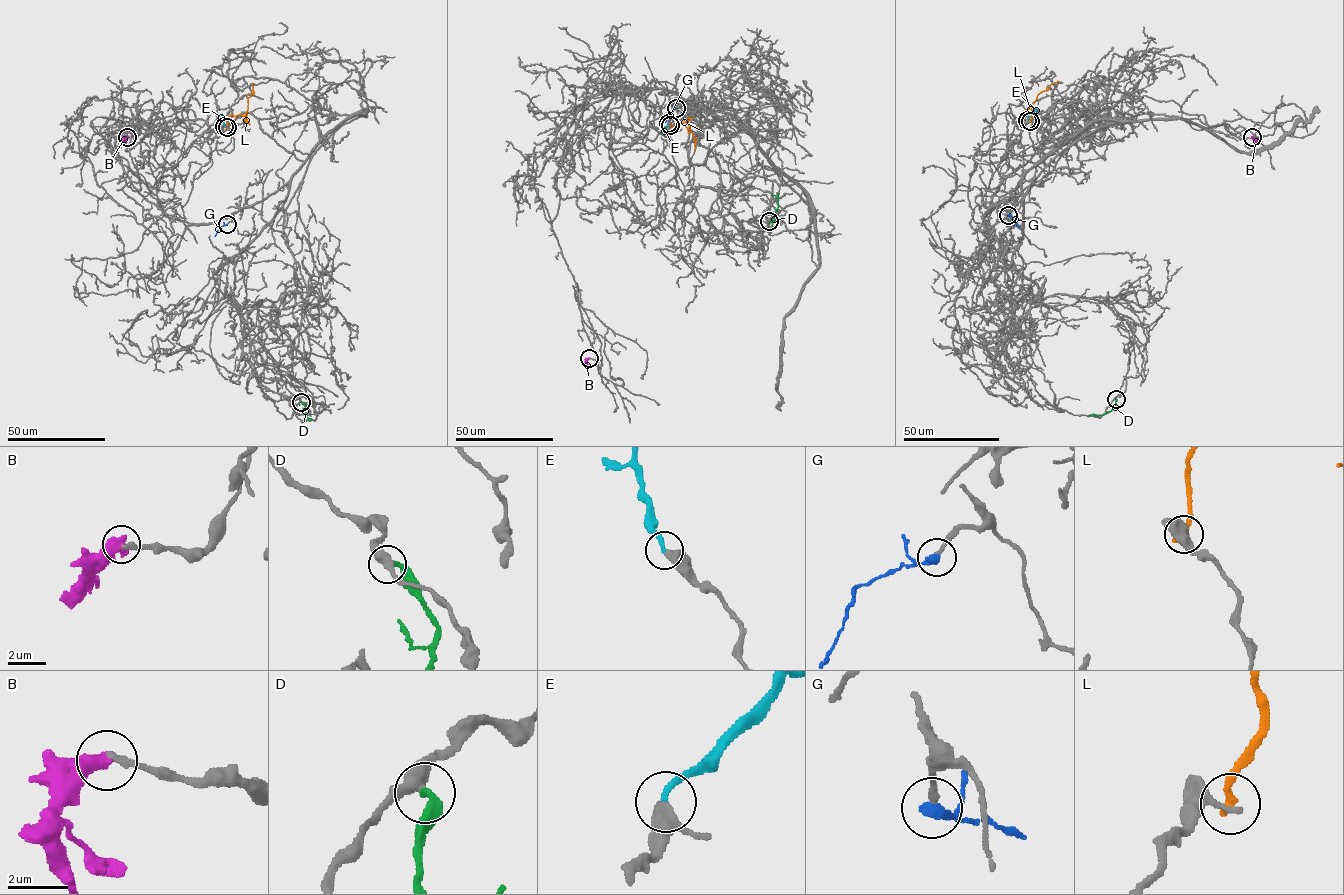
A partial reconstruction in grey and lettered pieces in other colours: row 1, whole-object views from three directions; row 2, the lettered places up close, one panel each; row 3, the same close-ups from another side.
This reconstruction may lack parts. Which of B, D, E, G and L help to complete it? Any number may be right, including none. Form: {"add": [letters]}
{"add": ["E"]}

